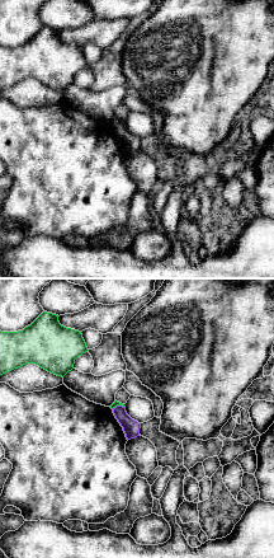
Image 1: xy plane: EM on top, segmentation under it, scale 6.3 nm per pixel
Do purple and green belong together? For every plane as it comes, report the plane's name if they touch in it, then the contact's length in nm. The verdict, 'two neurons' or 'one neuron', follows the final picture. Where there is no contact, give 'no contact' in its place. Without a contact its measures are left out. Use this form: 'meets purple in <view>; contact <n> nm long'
meets purple in xy; contact 80 nm long

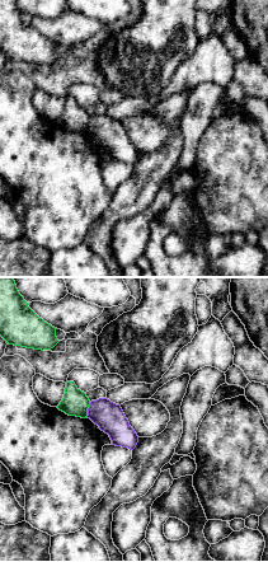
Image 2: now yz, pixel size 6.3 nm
meets purple in yz; contact 100 nm long

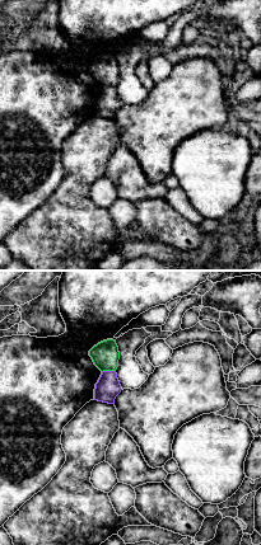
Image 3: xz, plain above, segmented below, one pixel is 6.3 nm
meets purple in xz; contact 90 nm long

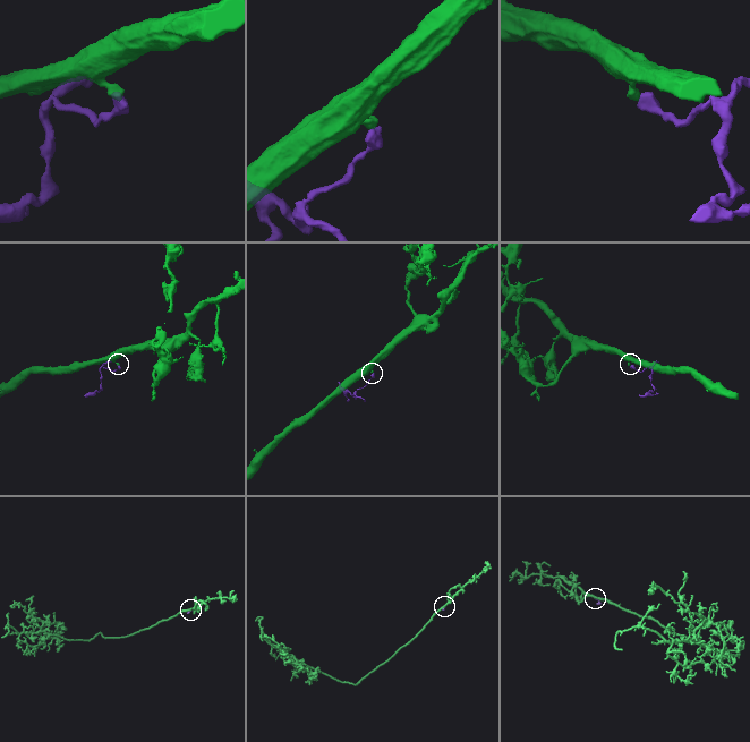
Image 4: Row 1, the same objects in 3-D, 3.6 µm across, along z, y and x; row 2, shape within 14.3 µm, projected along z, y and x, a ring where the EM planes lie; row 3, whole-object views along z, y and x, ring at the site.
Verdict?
two neurons

